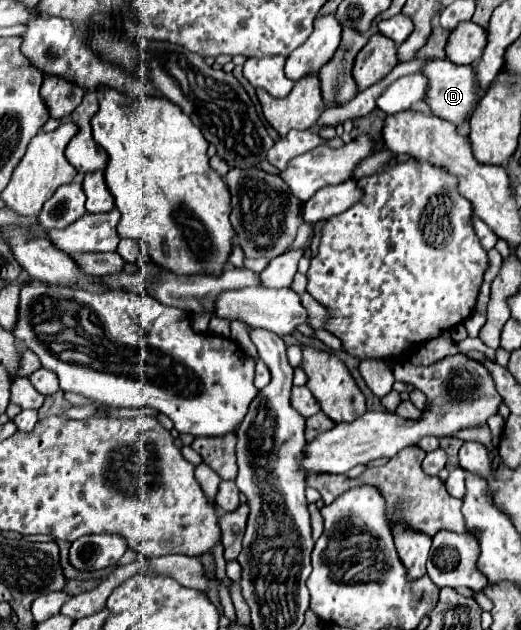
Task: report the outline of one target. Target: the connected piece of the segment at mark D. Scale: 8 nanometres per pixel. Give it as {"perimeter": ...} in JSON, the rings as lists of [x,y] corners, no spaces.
{"perimeter":[[[428,60],[420,68],[420,72],[428,80],[424,102],[428,104],[430,112],[442,120],[448,120],[456,126],[462,126],[468,122],[472,110],[476,108],[476,88],[474,88],[474,72],[472,66],[456,66],[450,60]]]}

